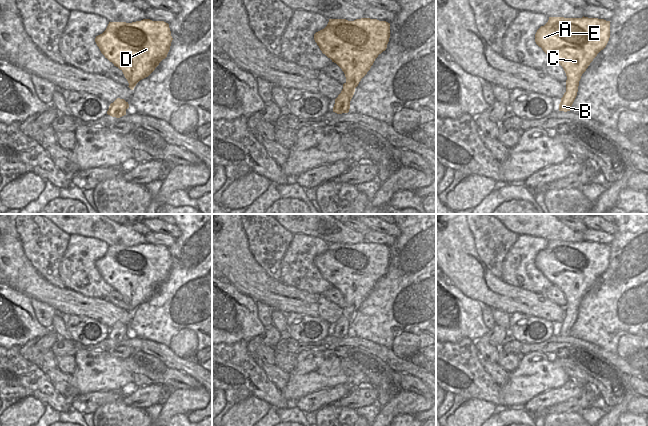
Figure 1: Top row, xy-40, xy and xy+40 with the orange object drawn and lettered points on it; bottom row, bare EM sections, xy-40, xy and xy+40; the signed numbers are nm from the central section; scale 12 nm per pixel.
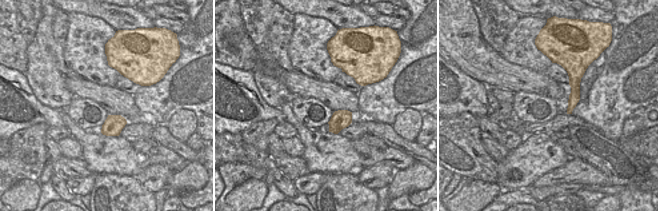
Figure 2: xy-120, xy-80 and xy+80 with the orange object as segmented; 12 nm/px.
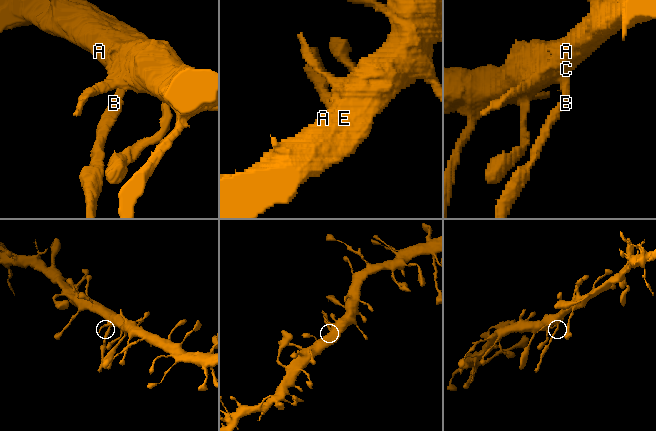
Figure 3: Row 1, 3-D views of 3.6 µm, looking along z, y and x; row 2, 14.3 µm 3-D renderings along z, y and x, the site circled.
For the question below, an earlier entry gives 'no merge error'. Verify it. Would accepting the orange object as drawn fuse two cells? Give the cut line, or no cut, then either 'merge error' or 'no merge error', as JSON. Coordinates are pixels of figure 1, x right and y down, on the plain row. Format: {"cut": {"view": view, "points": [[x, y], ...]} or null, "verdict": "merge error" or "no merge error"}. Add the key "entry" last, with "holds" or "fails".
{"cut": {"view": "xy", "points": [[335, 286], [339, 285], [348, 296], [353, 296], [356, 310]]}, "verdict": "merge error", "entry": "fails"}

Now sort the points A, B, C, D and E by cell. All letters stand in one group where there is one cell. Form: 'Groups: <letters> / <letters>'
Groups: A C D E / B.

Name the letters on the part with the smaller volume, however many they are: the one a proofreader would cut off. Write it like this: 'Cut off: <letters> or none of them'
Cut off: B

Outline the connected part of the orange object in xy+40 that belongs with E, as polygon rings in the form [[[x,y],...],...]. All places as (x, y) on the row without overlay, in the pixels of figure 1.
[[[549,241],[548,246],[541,250],[535,258],[536,268],[553,284],[558,287],[565,286],[572,294],[577,294],[579,303],[586,295],[590,287],[603,274],[610,262],[610,245],[598,242],[564,242],[564,241]]]

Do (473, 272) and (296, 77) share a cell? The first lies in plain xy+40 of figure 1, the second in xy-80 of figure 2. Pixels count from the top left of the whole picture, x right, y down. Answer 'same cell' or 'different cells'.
same cell

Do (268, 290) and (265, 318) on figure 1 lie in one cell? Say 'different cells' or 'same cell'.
different cells

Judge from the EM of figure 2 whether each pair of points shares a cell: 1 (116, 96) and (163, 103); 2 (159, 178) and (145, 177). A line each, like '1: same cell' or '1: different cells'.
1: different cells
2: same cell

